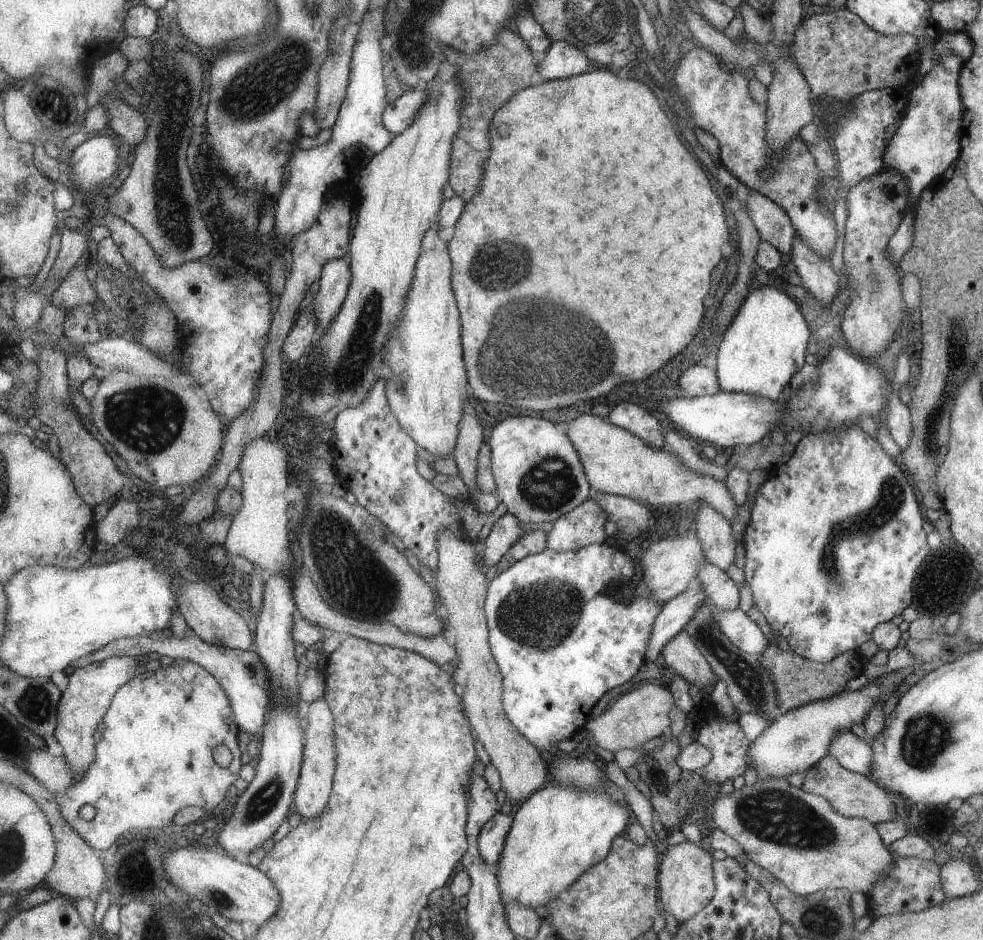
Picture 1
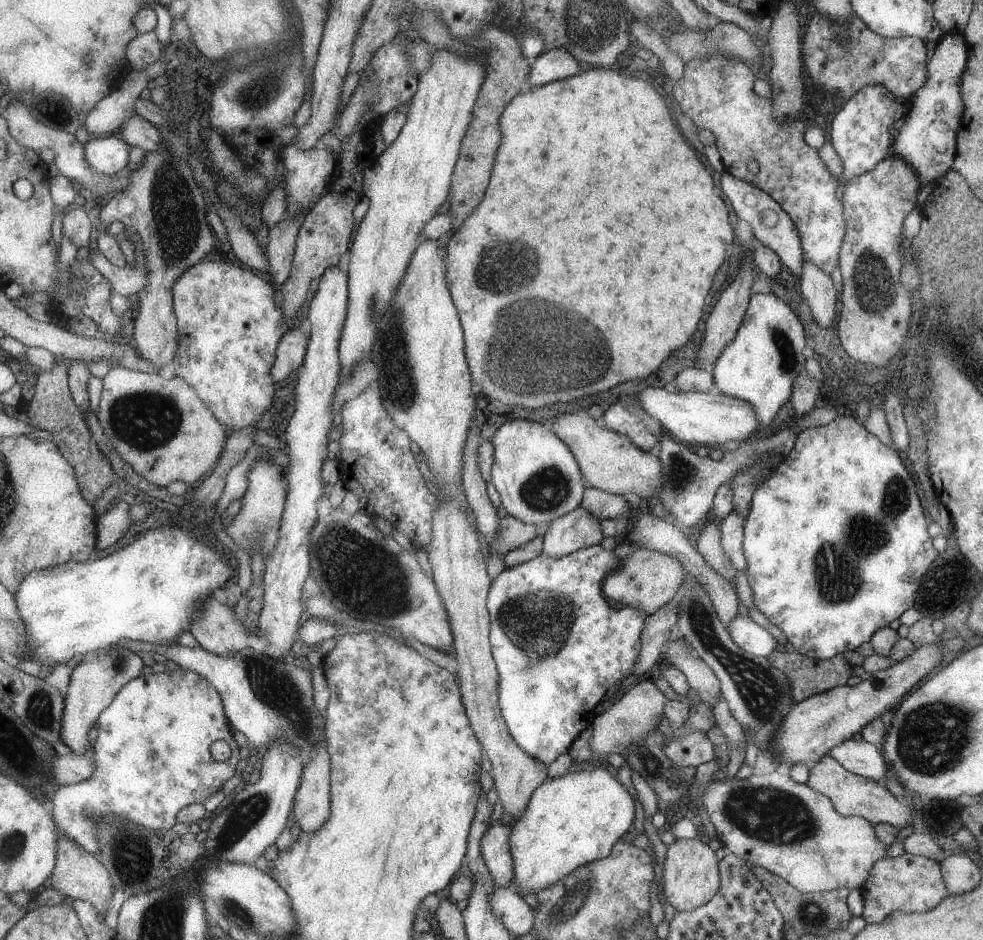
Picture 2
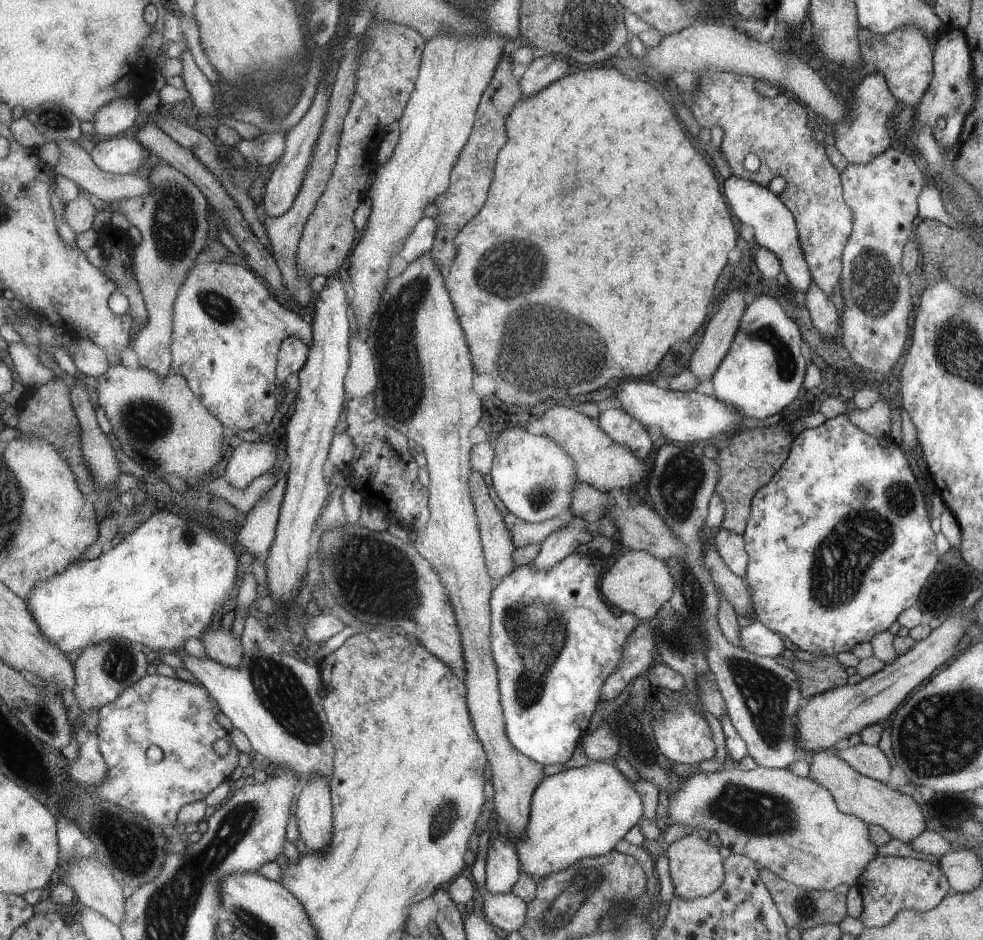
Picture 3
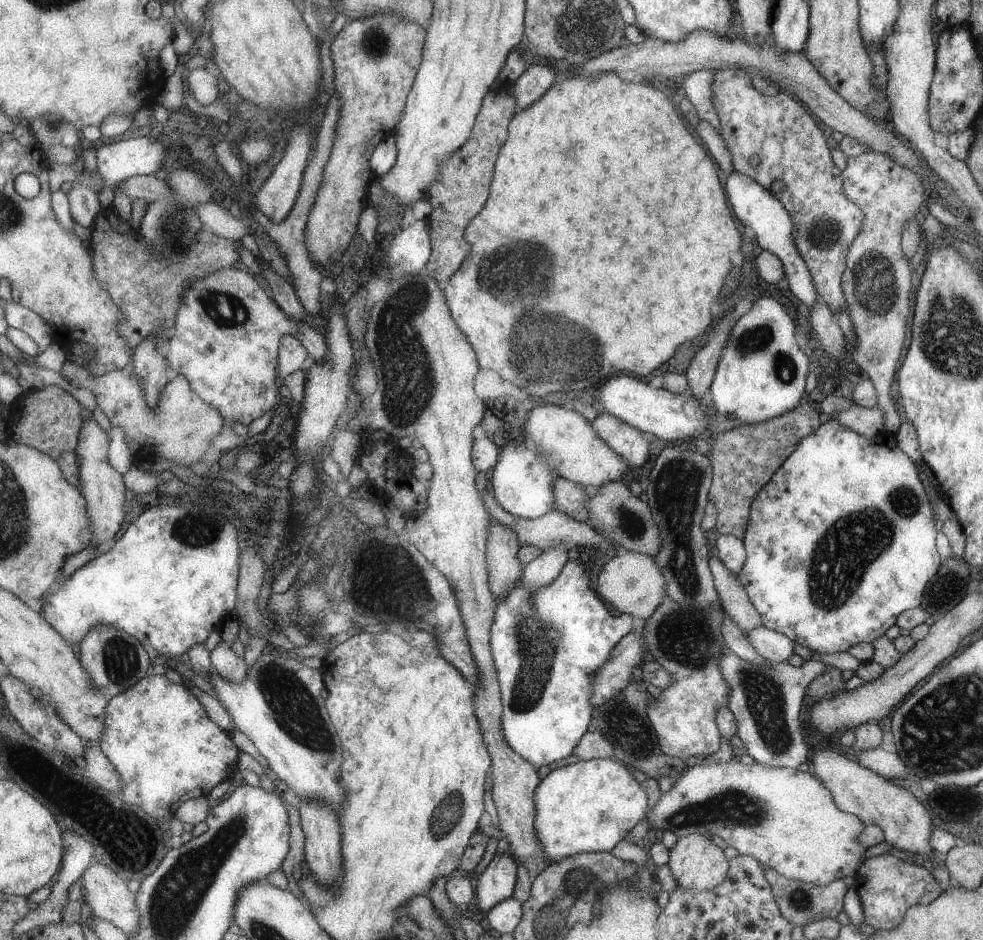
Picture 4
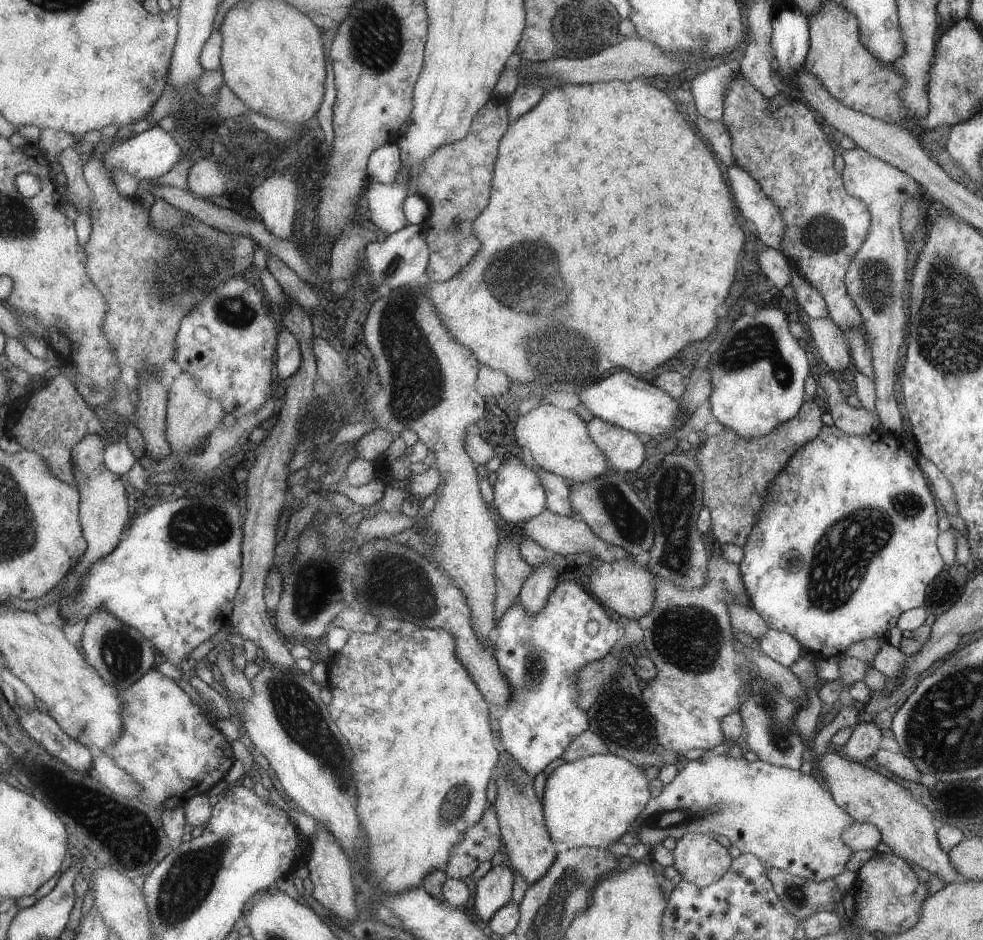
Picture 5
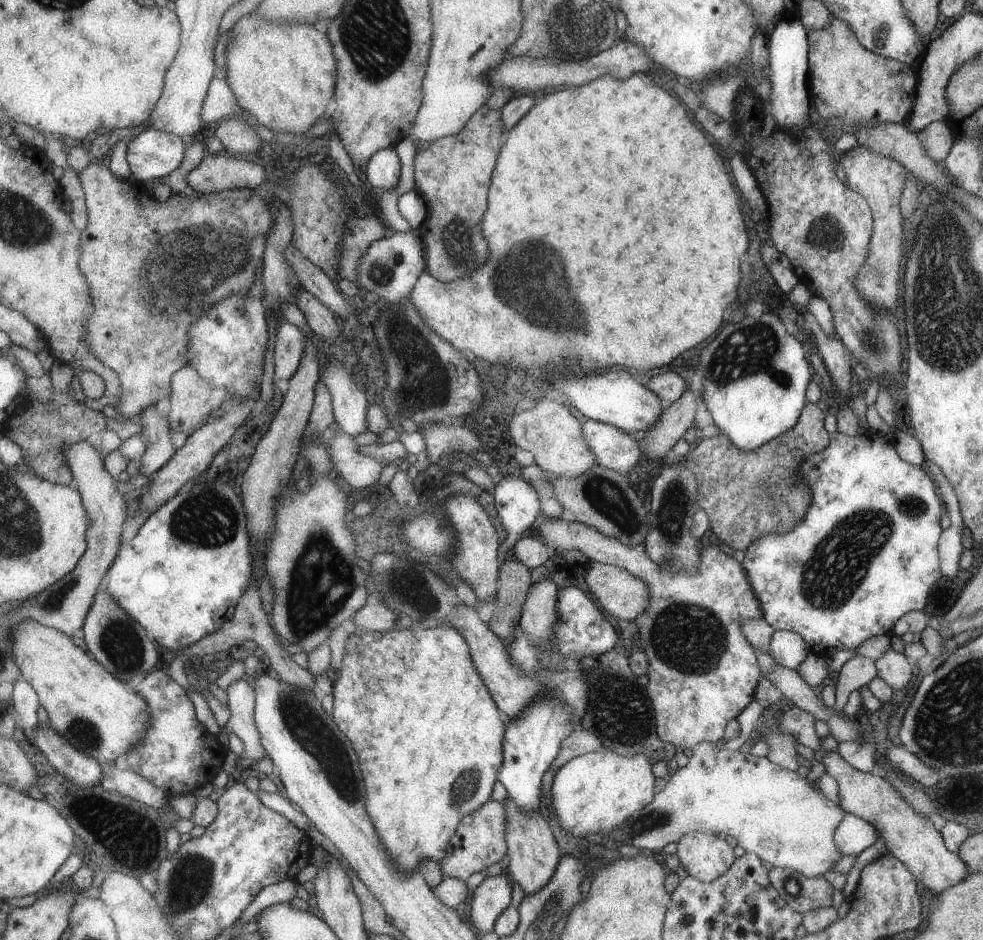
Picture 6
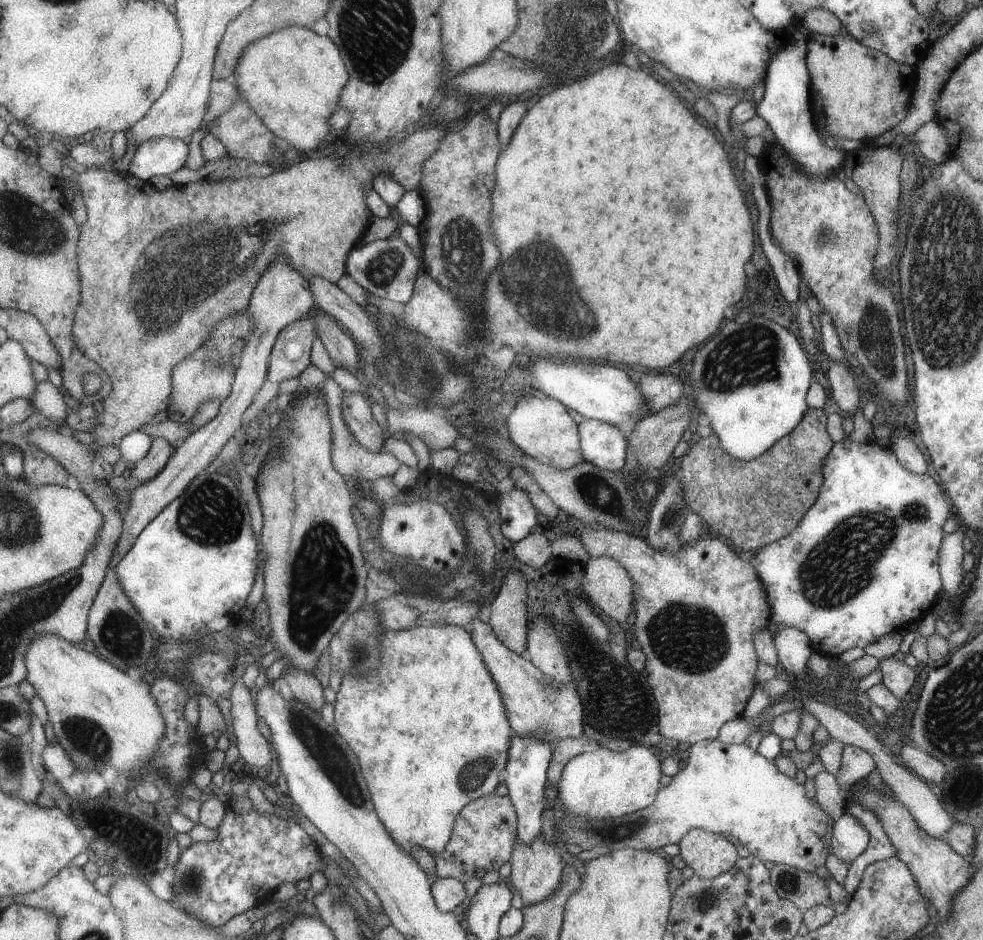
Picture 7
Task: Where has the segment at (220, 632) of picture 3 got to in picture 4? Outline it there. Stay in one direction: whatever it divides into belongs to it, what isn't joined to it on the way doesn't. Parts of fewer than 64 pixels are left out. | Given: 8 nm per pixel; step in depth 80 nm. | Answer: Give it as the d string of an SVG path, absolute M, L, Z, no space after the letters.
M220 640L209 652L211 667L233 682L240 683L247 678L248 667L245 658L239 656L231 643Z

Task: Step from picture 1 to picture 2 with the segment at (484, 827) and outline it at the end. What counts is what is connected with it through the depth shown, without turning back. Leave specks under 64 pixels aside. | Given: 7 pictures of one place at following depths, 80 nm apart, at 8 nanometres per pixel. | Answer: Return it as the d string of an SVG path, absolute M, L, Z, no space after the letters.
M498 820L488 825L479 839L479 850L494 888L509 887L513 878L509 838L510 826Z

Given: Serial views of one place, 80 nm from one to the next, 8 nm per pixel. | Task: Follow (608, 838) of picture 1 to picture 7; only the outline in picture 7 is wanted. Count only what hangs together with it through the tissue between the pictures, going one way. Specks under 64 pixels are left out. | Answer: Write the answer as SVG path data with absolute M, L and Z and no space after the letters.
M641 745L630 746L623 752L610 751L605 747L598 747L590 753L579 753L571 760L568 760L561 771L560 779L556 784L558 790L557 805L574 815L585 817L586 819L618 819L620 816L645 808L655 800L655 794L659 790L659 760L653 756L651 750Z

